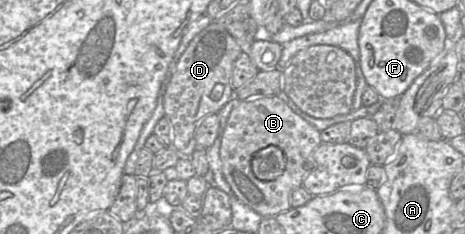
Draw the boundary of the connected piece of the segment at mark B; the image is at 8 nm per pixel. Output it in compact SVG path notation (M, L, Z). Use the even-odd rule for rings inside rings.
M269 96L241 101L230 112L226 126L221 134L219 155L222 162L222 173L239 201L262 217L275 217L291 208L290 196L294 190L302 187L304 176L308 170L308 160L321 143L320 131L297 115L281 97ZM267 146L278 147L285 157L285 168L282 174L272 181L258 179L251 169L253 155Z

